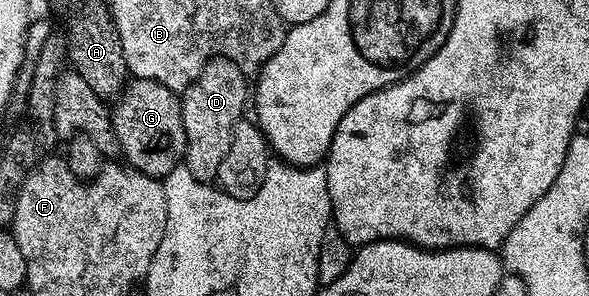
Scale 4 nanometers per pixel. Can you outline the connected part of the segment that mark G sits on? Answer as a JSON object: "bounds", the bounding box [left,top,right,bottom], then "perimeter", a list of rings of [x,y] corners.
{"bounds":[112,77,186,180],"perimeter":[[[133,77],[119,95],[116,107],[112,106],[112,132],[115,145],[125,154],[127,165],[150,176],[163,180],[184,162],[186,132],[182,124],[181,99],[177,91],[166,88],[154,80]]]}

